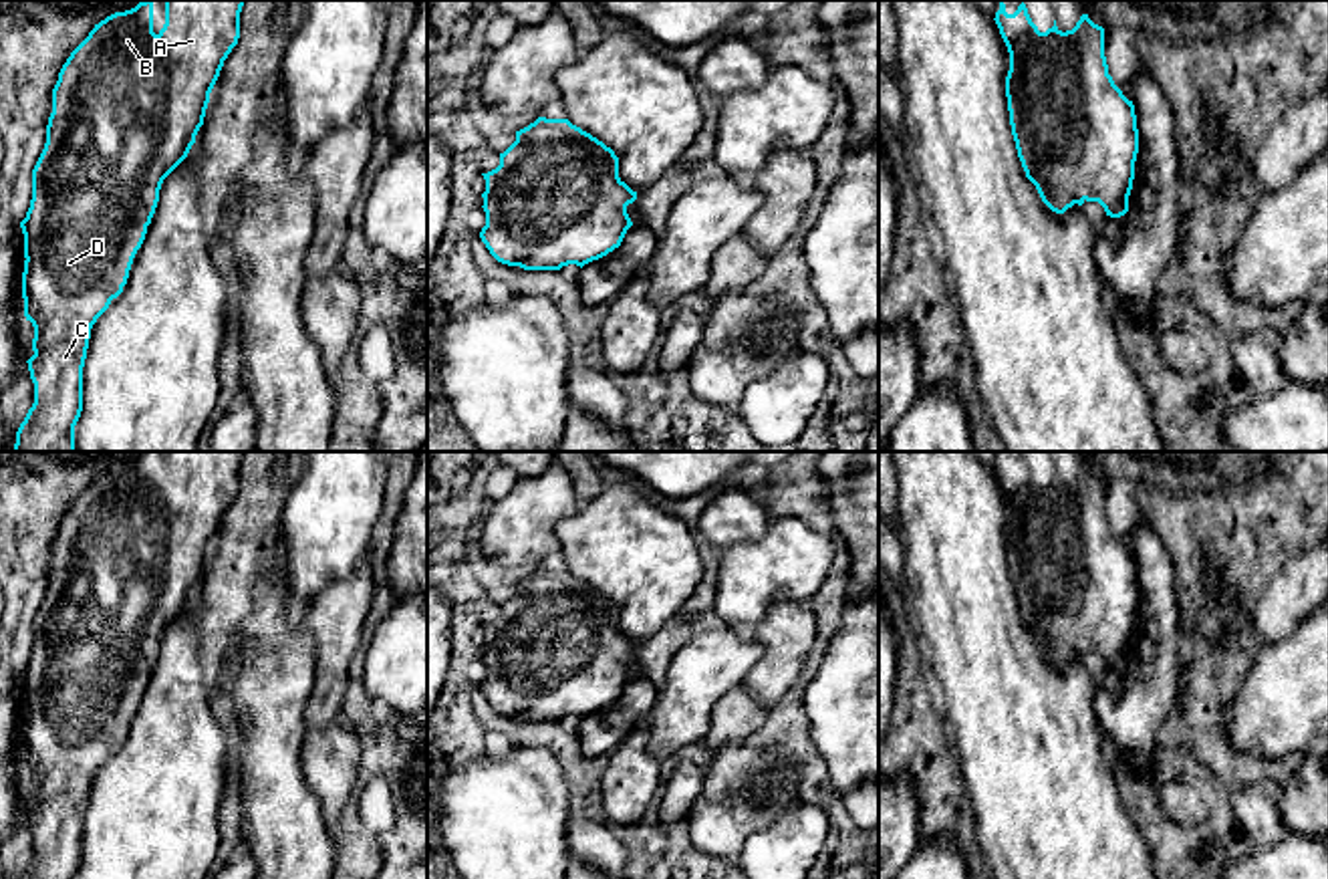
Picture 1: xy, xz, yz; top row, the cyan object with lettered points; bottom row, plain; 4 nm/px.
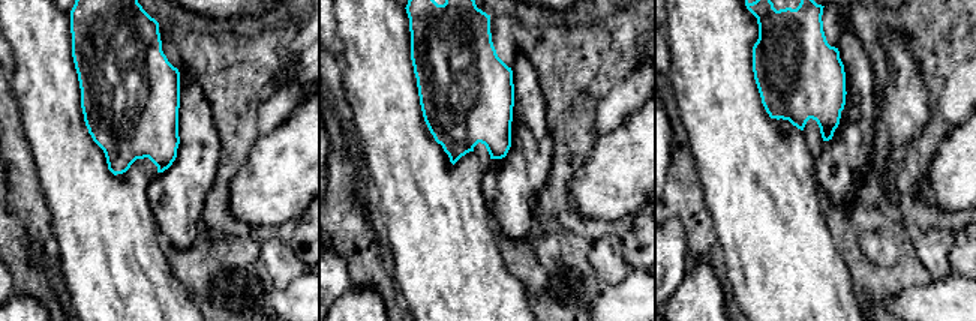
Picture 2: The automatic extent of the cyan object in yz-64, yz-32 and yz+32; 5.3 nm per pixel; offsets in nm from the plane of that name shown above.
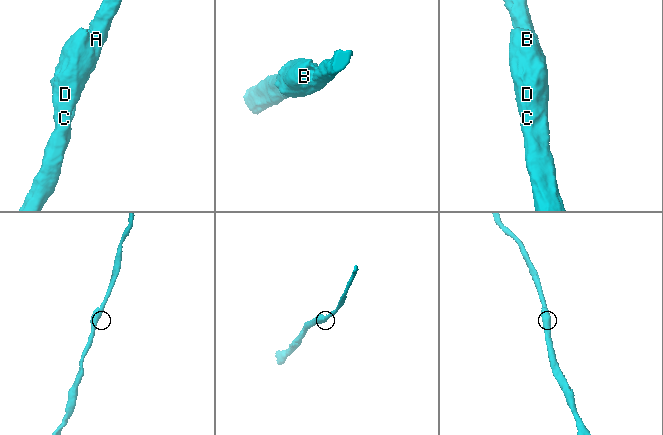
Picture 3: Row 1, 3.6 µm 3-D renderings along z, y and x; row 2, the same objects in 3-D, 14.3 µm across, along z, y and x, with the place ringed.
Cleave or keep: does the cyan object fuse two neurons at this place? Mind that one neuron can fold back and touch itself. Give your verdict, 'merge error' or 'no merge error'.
no merge error

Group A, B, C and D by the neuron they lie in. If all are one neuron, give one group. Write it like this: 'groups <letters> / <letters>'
groups A B C D

